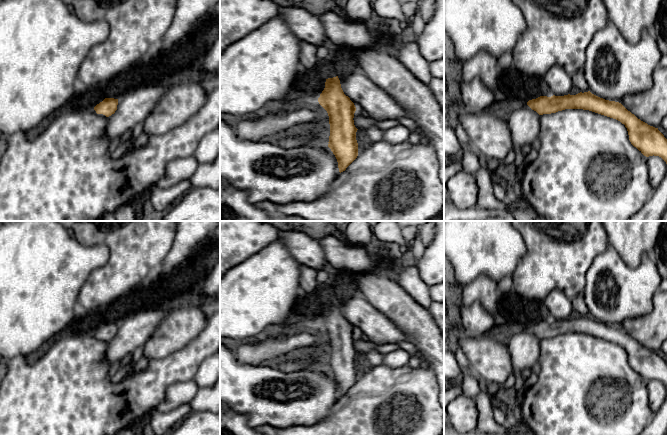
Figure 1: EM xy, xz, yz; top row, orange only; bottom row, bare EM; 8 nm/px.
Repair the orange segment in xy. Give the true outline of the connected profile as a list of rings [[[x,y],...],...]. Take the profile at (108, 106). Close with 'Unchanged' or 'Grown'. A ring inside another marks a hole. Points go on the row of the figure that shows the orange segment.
[[[105,98],[102,102],[94,107],[97,114],[103,114],[106,117],[111,116],[117,110],[118,99]]]. Unchanged

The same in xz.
[[[325,72],[325,88],[318,98],[319,104],[327,111],[330,124],[328,147],[335,155],[339,172],[343,172],[358,156],[356,140],[357,128],[354,125],[356,107],[341,88],[336,72]]]. Grown

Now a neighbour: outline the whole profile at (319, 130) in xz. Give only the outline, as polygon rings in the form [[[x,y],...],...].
[[[306,93],[297,99],[290,99],[281,103],[270,102],[256,111],[252,116],[261,117],[266,114],[276,114],[295,110],[297,108],[306,107],[318,113],[318,117],[309,123],[302,124],[287,133],[297,133],[302,131],[308,134],[313,145],[328,146],[330,136],[329,116],[325,114],[325,109],[319,104],[318,98],[315,98],[312,93]]]

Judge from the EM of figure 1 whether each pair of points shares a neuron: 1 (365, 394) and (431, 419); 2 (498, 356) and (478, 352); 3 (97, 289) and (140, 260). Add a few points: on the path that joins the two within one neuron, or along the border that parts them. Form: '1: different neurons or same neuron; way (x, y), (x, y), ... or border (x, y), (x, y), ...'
1: same neuron; way (381, 394), (395, 394), (415, 414)
2: same neuron; way (493, 356), (483, 353)
3: same neuron; way (108, 283), (116, 279), (129, 266)

